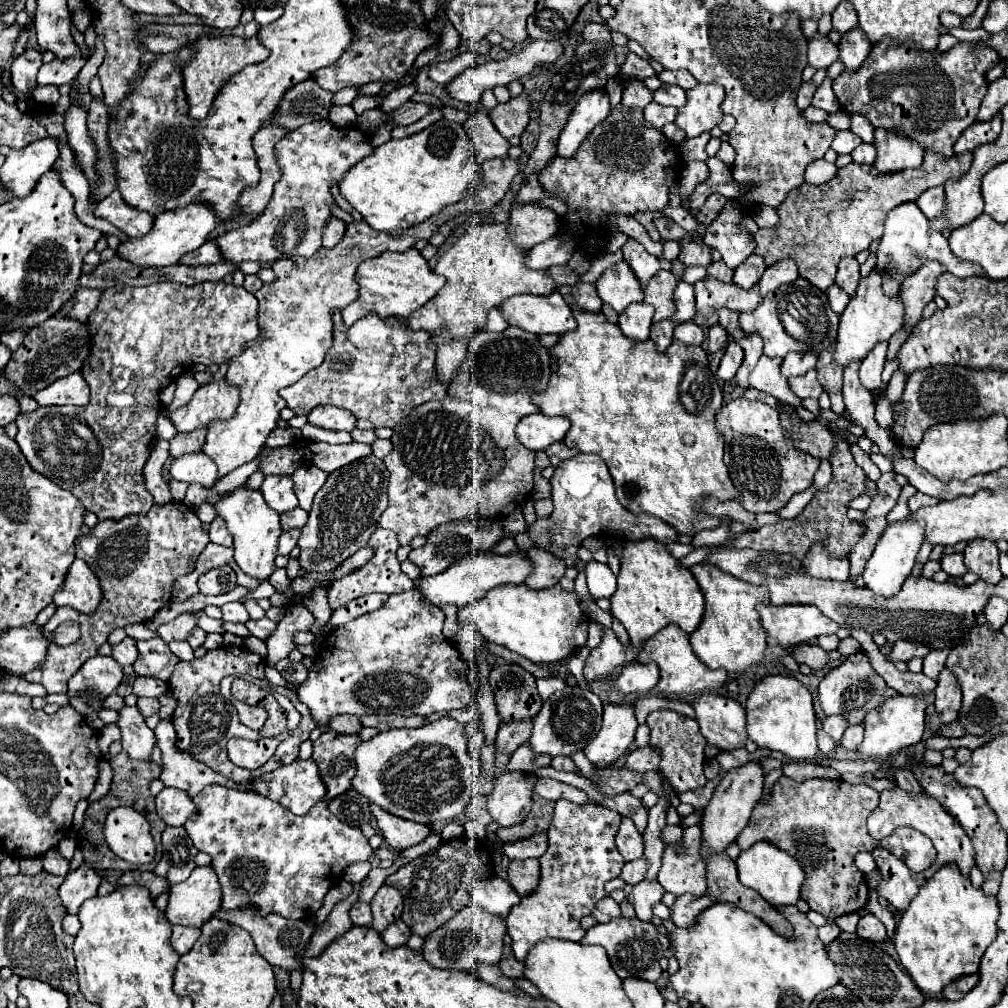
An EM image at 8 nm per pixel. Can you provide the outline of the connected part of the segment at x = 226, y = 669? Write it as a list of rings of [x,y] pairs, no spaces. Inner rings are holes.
[[[219,647],[215,651],[209,651],[205,653],[205,657],[201,659],[193,659],[193,661],[181,661],[175,671],[173,671],[173,677],[169,681],[169,687],[171,687],[171,693],[175,695],[175,699],[179,701],[175,713],[173,713],[173,725],[175,725],[175,731],[177,731],[177,749],[183,751],[183,753],[189,753],[191,757],[195,757],[197,761],[205,763],[207,767],[211,767],[215,773],[221,773],[225,775],[227,779],[231,779],[233,783],[237,785],[245,785],[245,783],[251,783],[255,777],[263,775],[263,773],[269,773],[269,771],[275,771],[283,765],[289,765],[291,761],[297,759],[299,755],[299,745],[303,741],[309,739],[309,733],[315,729],[315,723],[307,705],[303,705],[299,699],[291,699],[297,707],[297,711],[301,713],[301,723],[299,727],[294,731],[291,731],[289,735],[291,737],[285,737],[285,741],[279,743],[275,755],[259,769],[255,771],[249,771],[249,769],[241,769],[241,767],[235,767],[229,757],[227,757],[227,741],[231,737],[243,737],[245,735],[245,727],[241,725],[239,721],[239,715],[237,715],[237,709],[235,705],[231,705],[221,693],[219,693],[219,683],[223,677],[227,675],[233,675],[233,673],[251,673],[253,677],[257,679],[265,679],[265,661],[247,651],[245,647]]]

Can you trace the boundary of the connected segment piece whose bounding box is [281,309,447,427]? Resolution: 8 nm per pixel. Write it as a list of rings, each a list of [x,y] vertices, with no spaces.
[[[335,309],[333,347],[327,351],[325,361],[317,369],[311,369],[307,375],[303,375],[295,385],[283,389],[281,395],[295,415],[307,415],[317,405],[331,404],[351,411],[359,419],[369,419],[375,427],[393,427],[403,417],[407,417],[417,405],[443,399],[447,395],[447,385],[439,381],[435,371],[437,347],[429,343],[429,337],[431,333],[407,329],[407,325],[403,325],[399,317],[379,319],[375,315],[367,315],[359,319],[355,325],[347,327],[341,319],[341,313]]]

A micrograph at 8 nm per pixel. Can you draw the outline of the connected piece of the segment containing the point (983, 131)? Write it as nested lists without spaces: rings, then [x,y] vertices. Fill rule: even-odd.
[[[997,113],[991,121],[975,121],[973,125],[969,125],[961,137],[955,143],[955,153],[967,153],[967,151],[975,151],[979,145],[983,143],[991,143],[999,137],[1001,133],[1001,113]]]

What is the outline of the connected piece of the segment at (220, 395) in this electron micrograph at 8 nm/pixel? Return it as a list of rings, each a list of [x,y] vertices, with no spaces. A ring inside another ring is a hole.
[[[225,379],[221,381],[211,381],[211,383],[205,383],[201,385],[191,401],[179,409],[175,409],[171,413],[171,419],[177,427],[177,431],[181,433],[187,433],[187,431],[193,431],[193,429],[201,429],[201,427],[207,427],[213,419],[231,419],[235,415],[235,405],[239,405],[239,389],[235,389],[235,385],[227,385]]]

